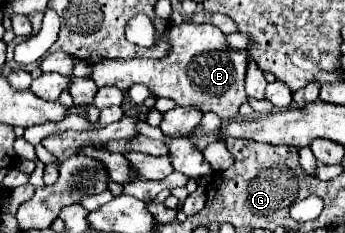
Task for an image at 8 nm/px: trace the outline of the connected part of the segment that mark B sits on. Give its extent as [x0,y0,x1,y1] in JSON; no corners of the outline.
[92,21,248,123]

